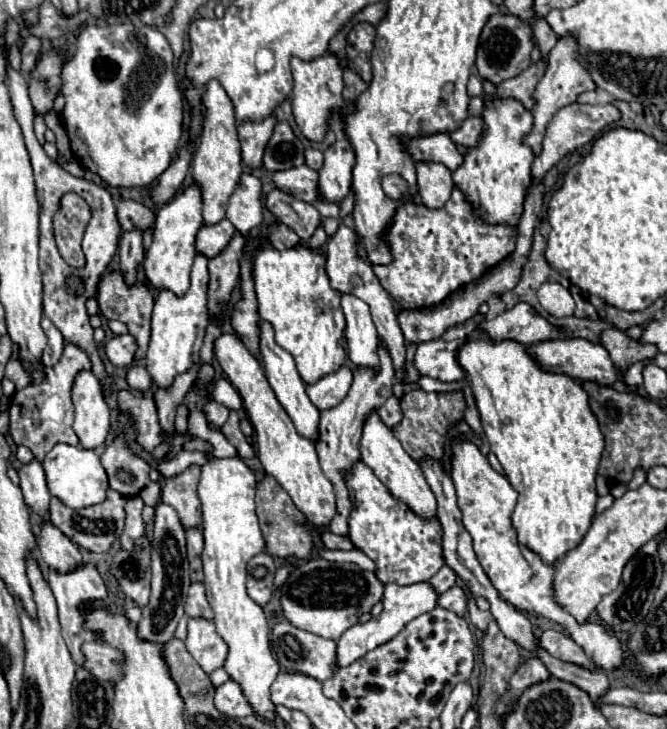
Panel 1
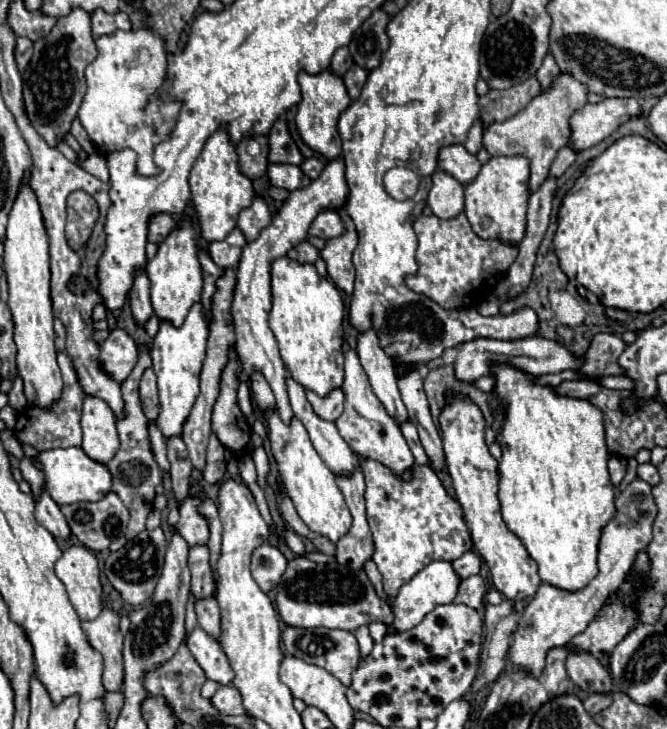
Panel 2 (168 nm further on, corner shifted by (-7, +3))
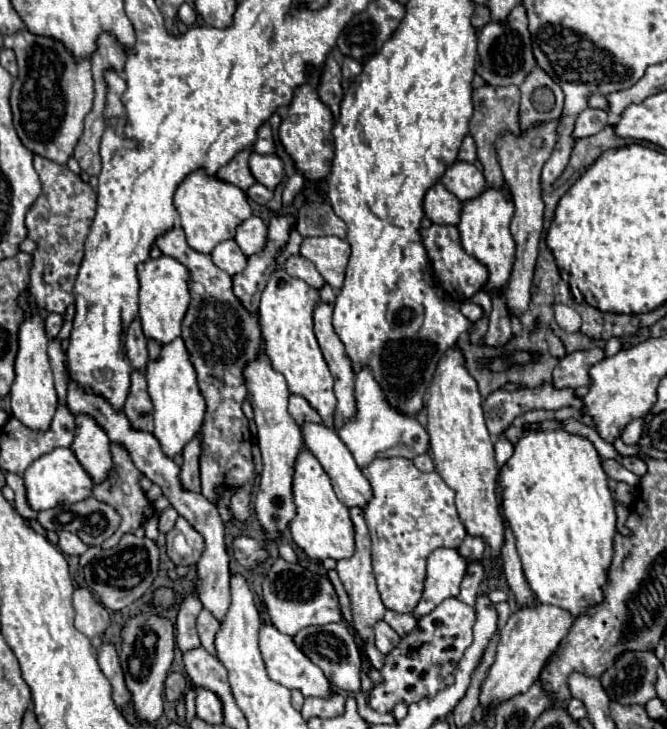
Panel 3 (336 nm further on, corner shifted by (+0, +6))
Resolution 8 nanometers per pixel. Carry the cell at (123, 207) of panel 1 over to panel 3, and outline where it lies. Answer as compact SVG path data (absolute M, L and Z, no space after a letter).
M175 225L167 233L159 235L155 245L161 253L177 257L183 265L187 265L191 273L191 281L197 281L205 287L203 295L193 293L191 305L183 317L183 333L185 345L189 349L193 367L197 371L199 389L207 401L207 411L201 427L201 493L215 503L215 485L229 485L239 489L231 497L231 513L245 521L249 515L249 499L253 487L253 455L251 455L251 433L247 425L247 417L241 411L241 403L247 397L247 389L243 383L243 367L249 359L257 355L261 343L261 331L257 319L251 317L237 297L233 297L231 275L221 271L209 255L199 253L187 245L183 227Z

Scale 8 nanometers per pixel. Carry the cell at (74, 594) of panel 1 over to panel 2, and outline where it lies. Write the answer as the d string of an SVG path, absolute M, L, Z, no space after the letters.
M104 598L102 614L92 622L82 622L82 628L90 644L104 656L104 688L108 692L120 692L124 680L124 662L122 662L122 632L118 628L120 616L108 606Z

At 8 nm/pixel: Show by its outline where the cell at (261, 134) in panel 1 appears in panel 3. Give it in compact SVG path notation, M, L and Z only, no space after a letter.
M251 149L239 151L227 165L223 165L217 171L217 177L223 179L223 181L229 181L233 185L237 185L243 191L247 191L255 183L255 177L249 171L249 155L251 155Z

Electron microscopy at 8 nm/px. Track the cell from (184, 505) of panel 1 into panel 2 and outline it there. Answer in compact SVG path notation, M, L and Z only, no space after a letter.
M186 498L180 506L180 520L176 524L176 532L188 542L188 546L206 544L208 542L208 522L198 512L198 498Z

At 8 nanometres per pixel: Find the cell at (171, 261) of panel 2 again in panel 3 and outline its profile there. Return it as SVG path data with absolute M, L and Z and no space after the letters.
M161 255L157 259L149 259L141 263L139 267L139 317L143 325L143 333L147 337L153 337L159 345L165 341L173 341L173 337L181 335L181 321L189 307L191 295L189 295L189 269L179 263L175 257Z

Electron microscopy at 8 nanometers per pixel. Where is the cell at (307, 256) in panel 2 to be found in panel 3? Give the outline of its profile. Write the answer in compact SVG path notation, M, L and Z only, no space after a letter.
M291 255L291 257L287 257L287 261L283 263L283 267L287 269L289 275L293 275L297 279L303 279L305 283L313 285L315 289L321 289L323 283L325 283L323 277L317 273L315 265L309 259L305 259L303 255Z

